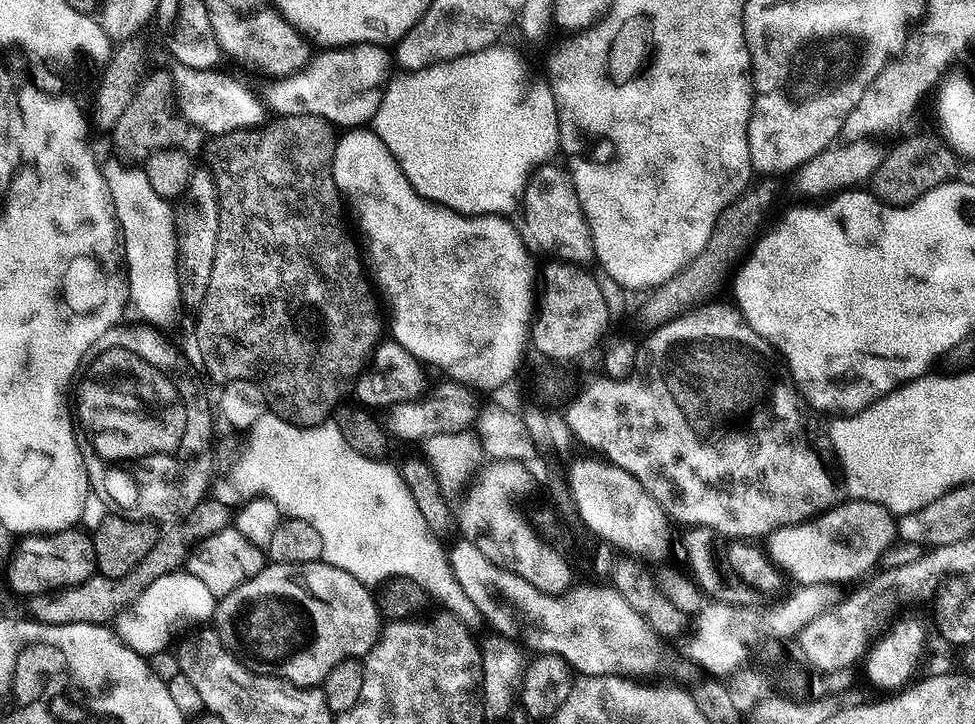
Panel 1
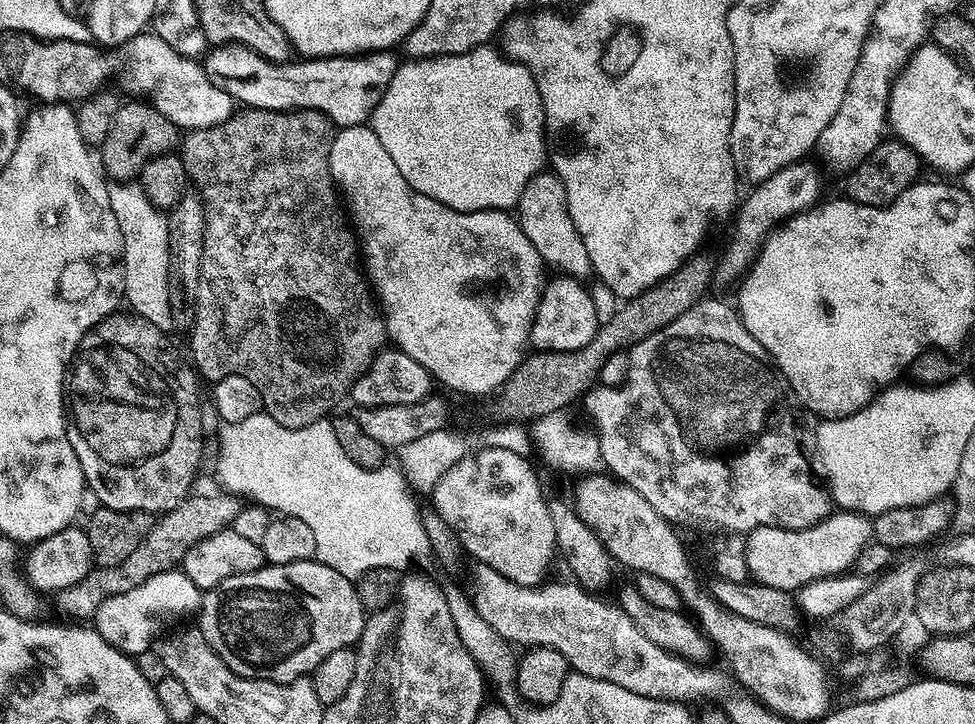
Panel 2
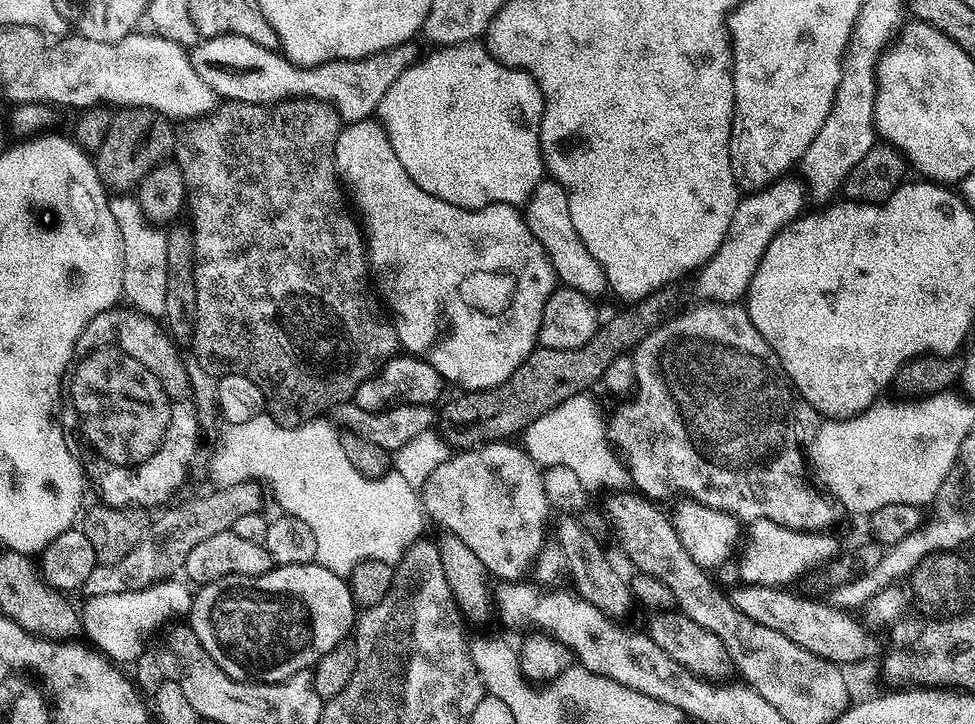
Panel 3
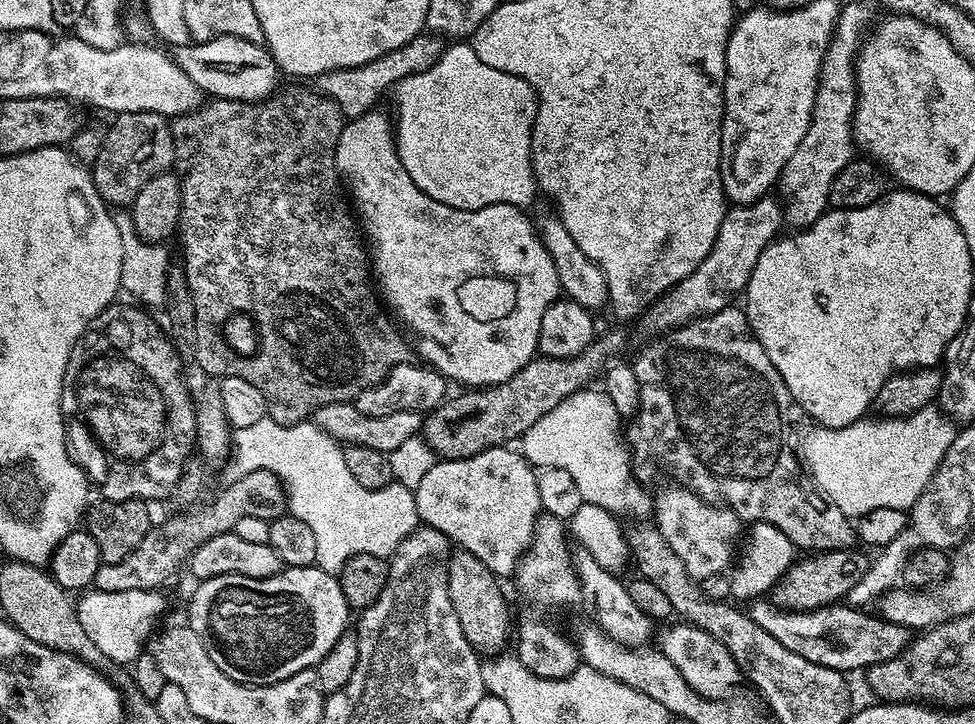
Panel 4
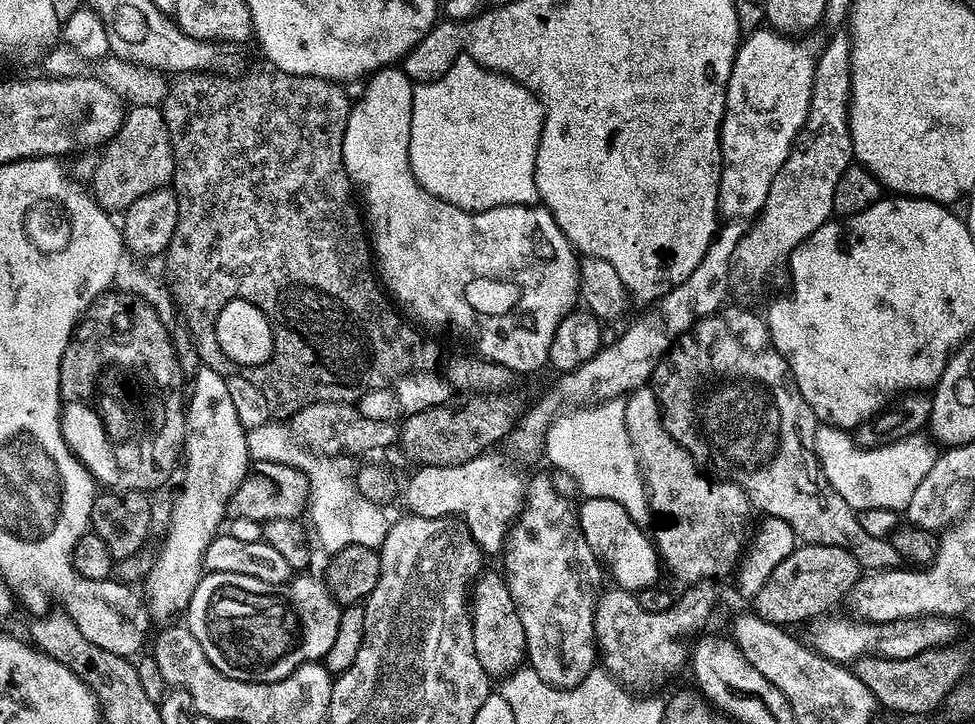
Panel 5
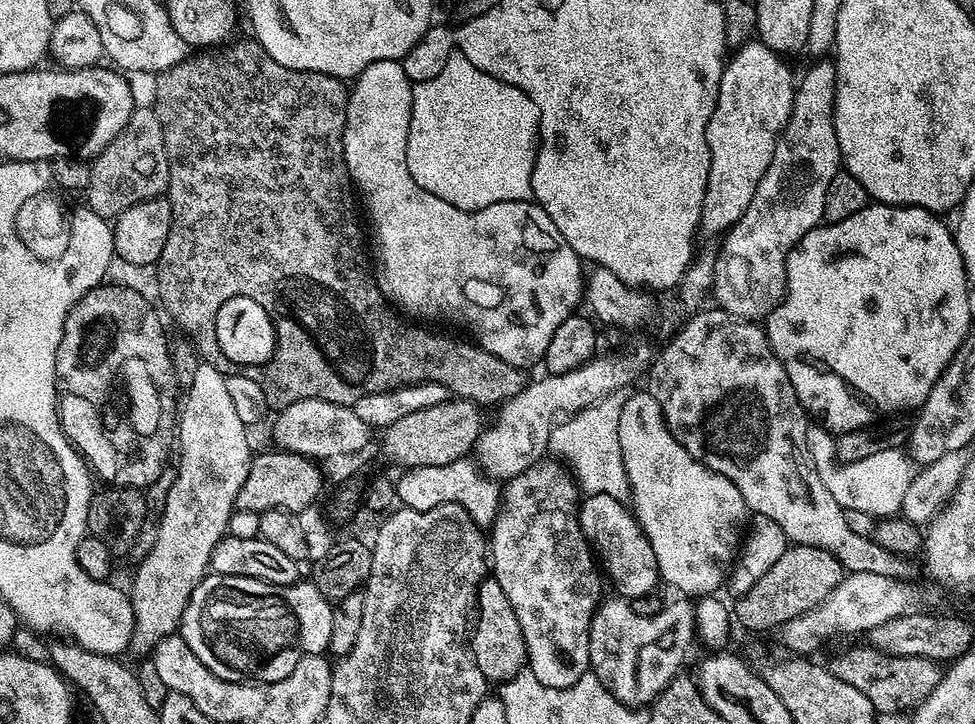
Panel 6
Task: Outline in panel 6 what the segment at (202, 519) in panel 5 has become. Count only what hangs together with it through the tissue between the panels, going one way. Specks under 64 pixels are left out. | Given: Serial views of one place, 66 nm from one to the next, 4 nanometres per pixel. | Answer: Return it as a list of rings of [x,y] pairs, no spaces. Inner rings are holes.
[[[200,363],[194,374],[194,382],[183,393],[182,403],[178,408],[180,469],[176,472],[176,481],[168,488],[168,497],[165,498],[164,509],[160,512],[160,525],[156,528],[156,541],[145,554],[144,561],[137,566],[136,577],[132,580],[132,588],[130,587],[130,599],[136,619],[130,652],[131,655],[138,656],[137,658],[147,657],[160,639],[179,629],[180,619],[189,611],[198,589],[205,583],[204,572],[209,571],[208,563],[212,551],[228,531],[238,490],[242,490],[242,482],[246,482],[246,474],[252,465],[254,448],[248,445],[250,428],[243,424],[234,410],[233,399],[226,390],[225,377],[225,373],[214,370],[214,366]]]

